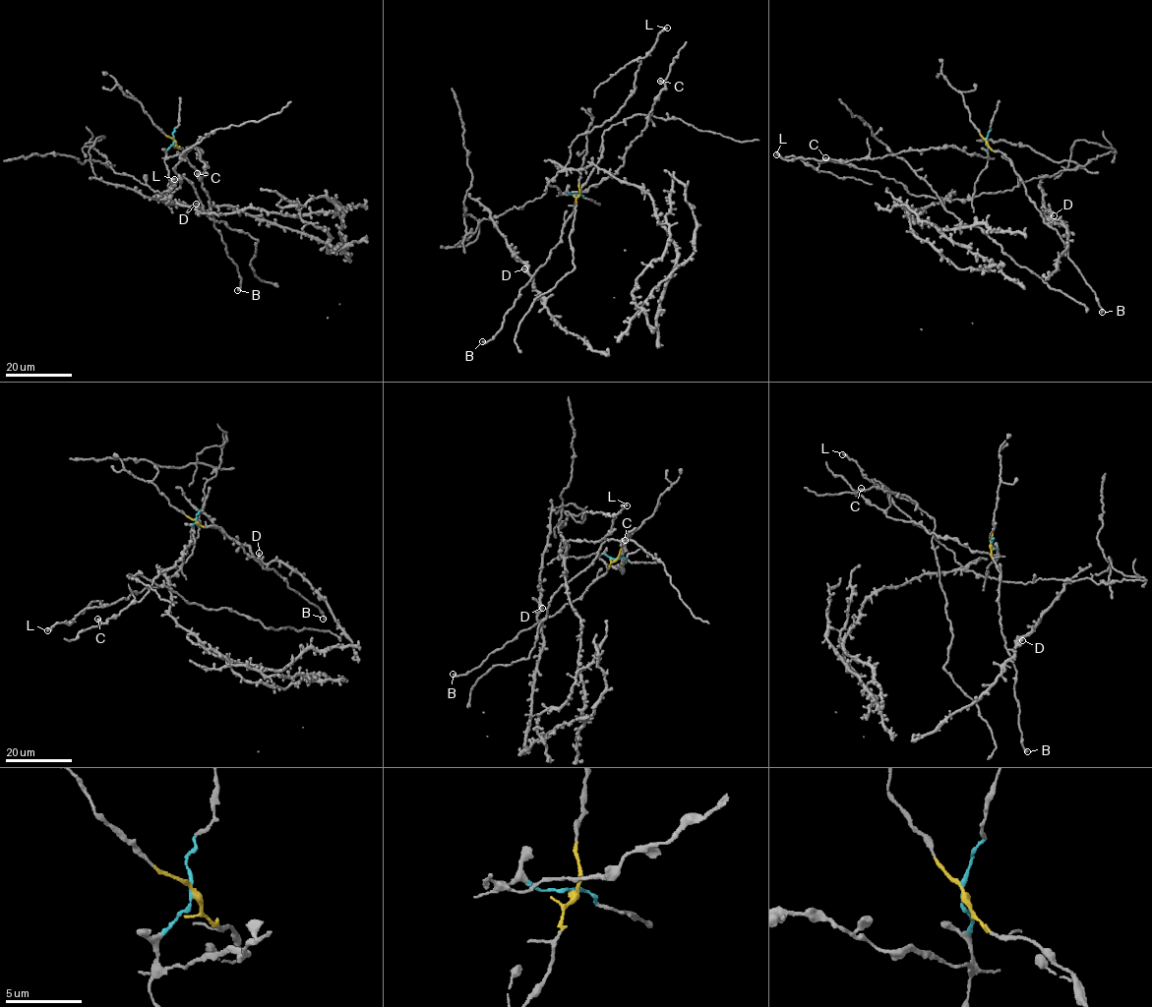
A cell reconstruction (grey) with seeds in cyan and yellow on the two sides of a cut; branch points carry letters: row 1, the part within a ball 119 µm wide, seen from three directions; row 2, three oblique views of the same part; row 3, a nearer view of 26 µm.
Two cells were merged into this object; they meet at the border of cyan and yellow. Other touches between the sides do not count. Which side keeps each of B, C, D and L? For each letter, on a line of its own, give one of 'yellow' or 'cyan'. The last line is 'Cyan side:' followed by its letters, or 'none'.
B: yellow
C: cyan
D: yellow
L: cyan
Cyan side: C, L

